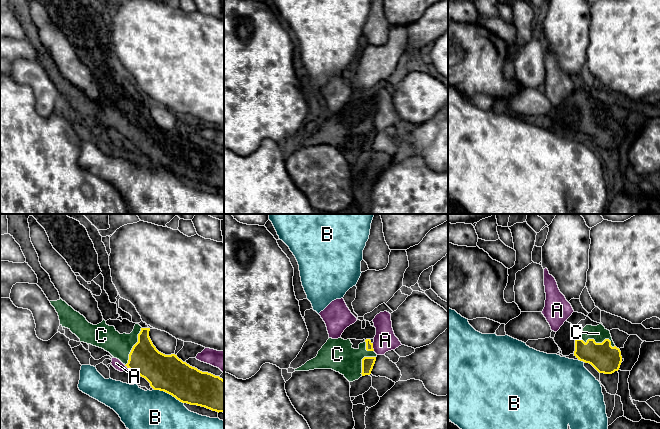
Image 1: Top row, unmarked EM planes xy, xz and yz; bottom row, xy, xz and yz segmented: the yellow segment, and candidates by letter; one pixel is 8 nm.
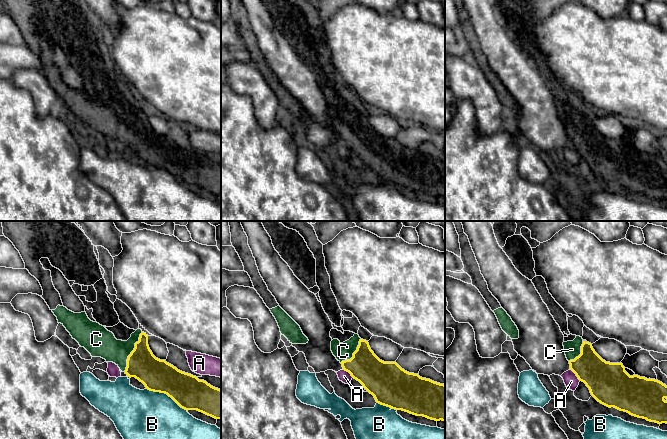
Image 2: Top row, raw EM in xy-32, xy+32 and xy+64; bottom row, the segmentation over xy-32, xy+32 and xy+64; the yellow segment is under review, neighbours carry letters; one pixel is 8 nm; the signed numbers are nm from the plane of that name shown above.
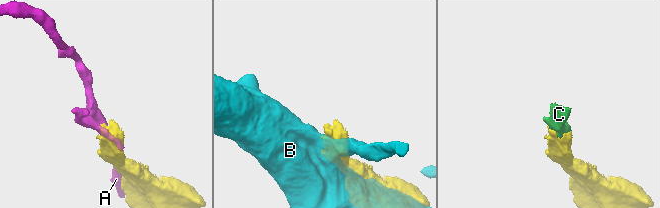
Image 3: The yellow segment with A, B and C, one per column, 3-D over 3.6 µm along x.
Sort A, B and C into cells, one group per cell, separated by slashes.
A / B / C

